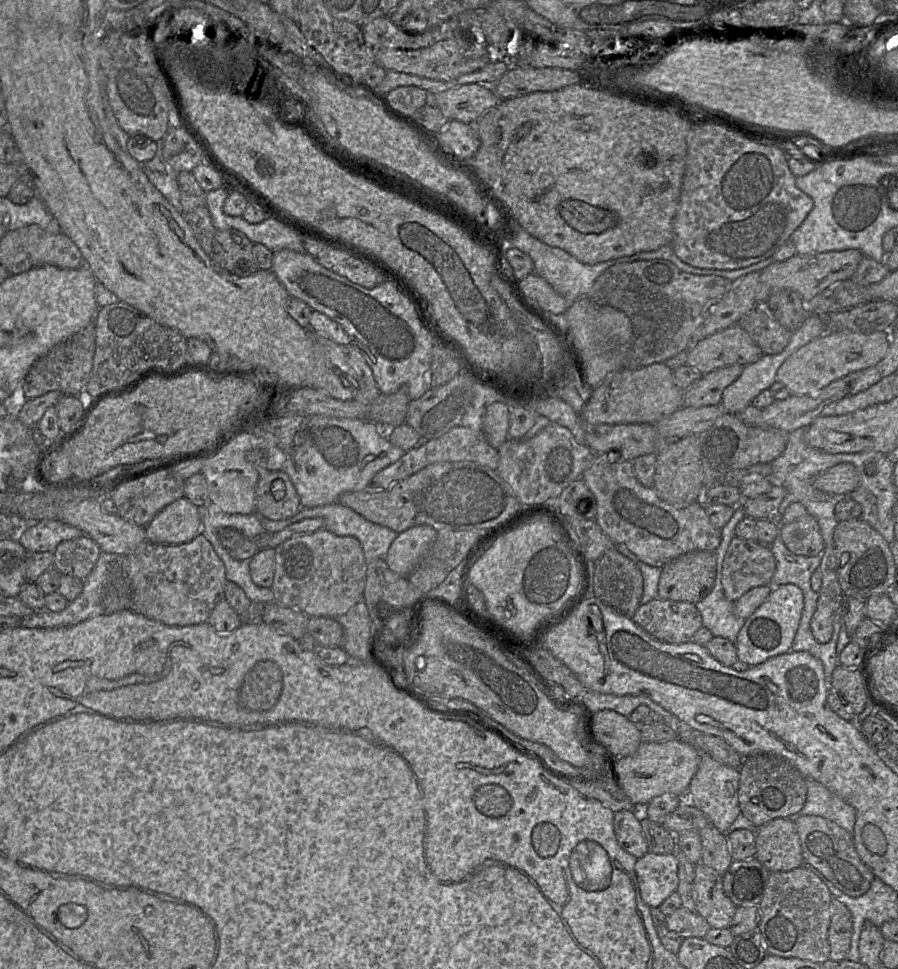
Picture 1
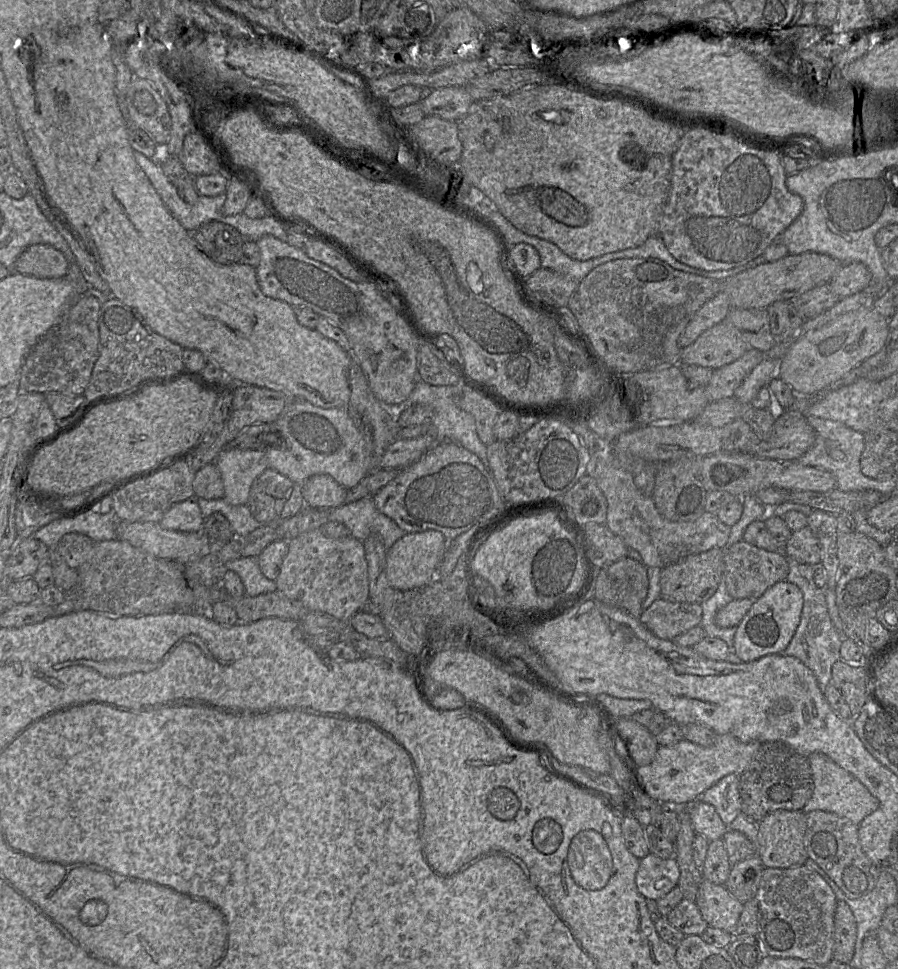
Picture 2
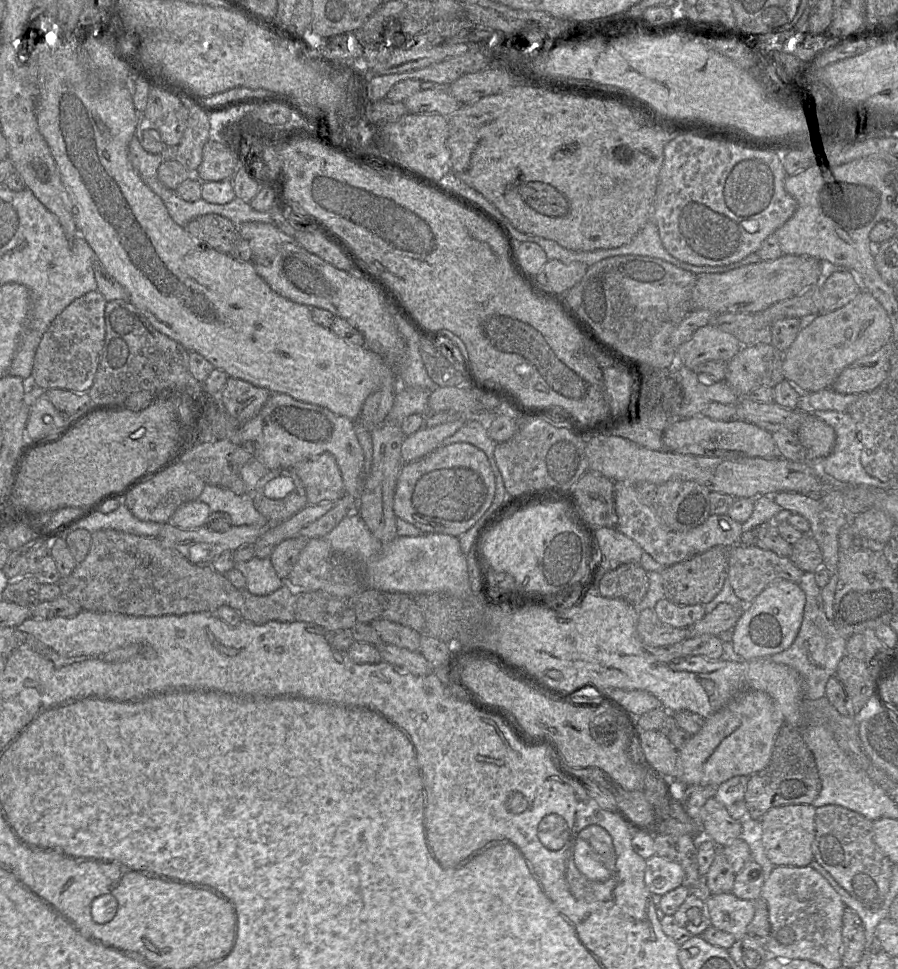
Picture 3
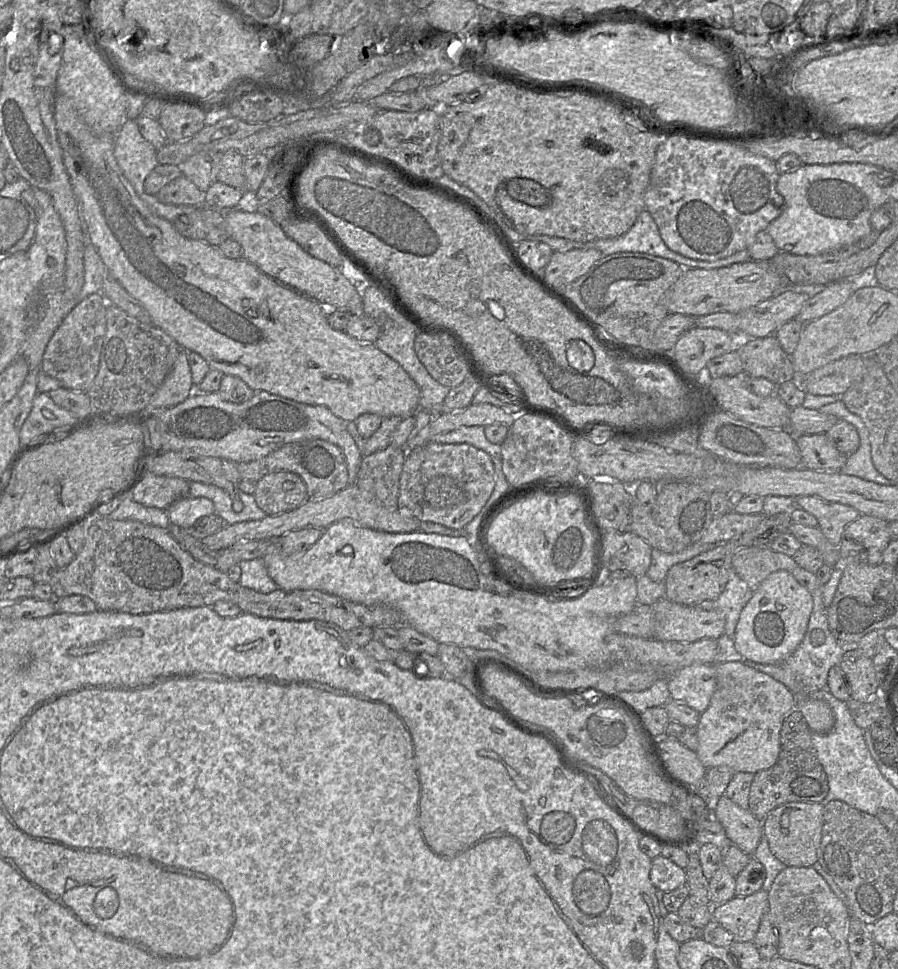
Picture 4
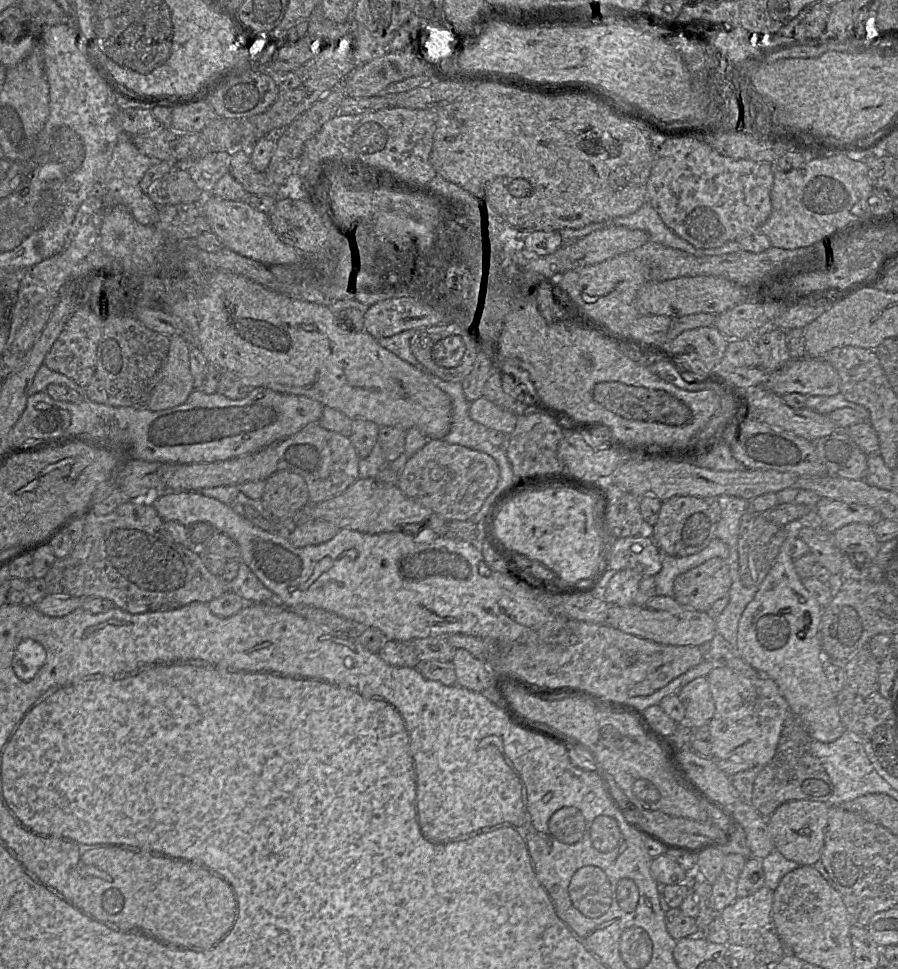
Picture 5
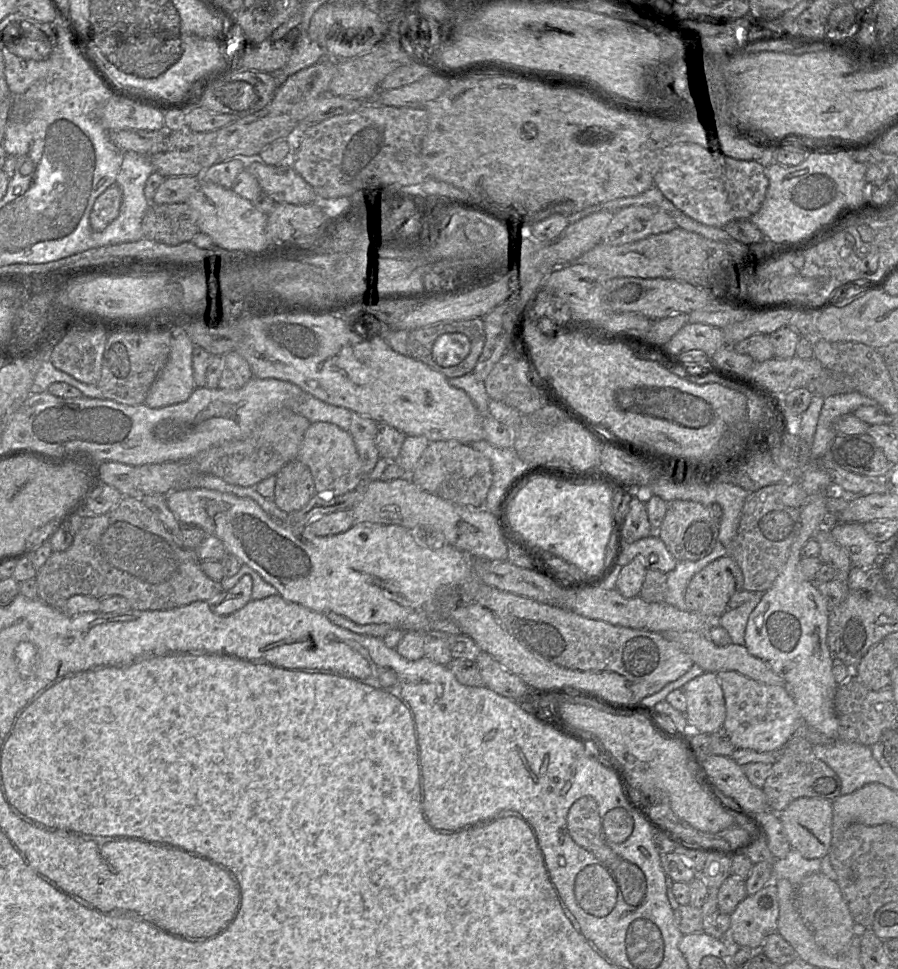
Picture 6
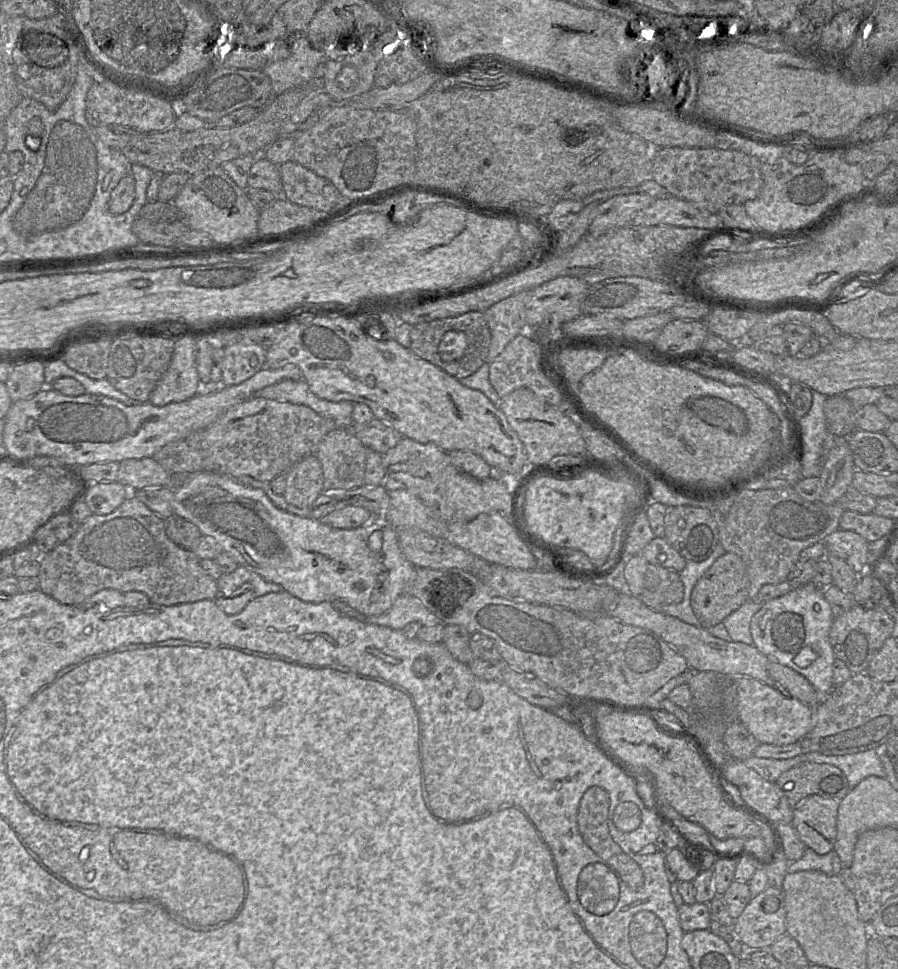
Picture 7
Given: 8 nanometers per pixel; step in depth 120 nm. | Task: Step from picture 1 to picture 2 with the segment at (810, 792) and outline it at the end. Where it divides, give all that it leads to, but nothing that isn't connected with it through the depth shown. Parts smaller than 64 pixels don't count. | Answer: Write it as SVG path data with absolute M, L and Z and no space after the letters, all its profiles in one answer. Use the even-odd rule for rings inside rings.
M813 752L808 755L808 758L814 789L811 798L802 809L805 814L814 810L823 810L848 818L854 824L859 825L866 816L878 809L878 799L857 778L836 764L827 755L821 752Z

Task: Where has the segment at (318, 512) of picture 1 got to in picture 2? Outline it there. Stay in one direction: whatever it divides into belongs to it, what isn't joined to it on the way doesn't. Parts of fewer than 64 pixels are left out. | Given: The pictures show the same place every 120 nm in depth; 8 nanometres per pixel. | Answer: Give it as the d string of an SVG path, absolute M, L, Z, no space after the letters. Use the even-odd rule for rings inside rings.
M372 497L328 509L327 517L331 522L344 524L350 536L362 542L371 534L378 535L386 551L406 534L392 519L378 511Z

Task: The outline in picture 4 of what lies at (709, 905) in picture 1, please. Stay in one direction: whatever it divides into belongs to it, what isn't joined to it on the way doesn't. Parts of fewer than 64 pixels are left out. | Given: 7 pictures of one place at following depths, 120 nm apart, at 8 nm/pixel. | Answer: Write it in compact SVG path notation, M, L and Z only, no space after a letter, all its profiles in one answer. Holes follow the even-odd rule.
M768 891L746 896L734 896L712 907L712 918L731 933L735 942L753 941L762 917L768 913Z

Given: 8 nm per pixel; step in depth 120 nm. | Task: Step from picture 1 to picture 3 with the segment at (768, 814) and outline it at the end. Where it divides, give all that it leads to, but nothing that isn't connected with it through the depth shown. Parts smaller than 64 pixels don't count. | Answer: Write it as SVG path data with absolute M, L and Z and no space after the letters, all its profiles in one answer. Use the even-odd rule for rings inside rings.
M784 723L776 735L768 764L749 776L745 790L747 817L760 820L768 810L774 807L811 804L819 795L821 787L815 757L803 740L799 727Z

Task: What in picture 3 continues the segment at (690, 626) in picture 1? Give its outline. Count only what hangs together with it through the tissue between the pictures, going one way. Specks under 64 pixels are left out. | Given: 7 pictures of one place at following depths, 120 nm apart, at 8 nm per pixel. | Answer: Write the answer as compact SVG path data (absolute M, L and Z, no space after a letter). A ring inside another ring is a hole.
M666 598L660 599L653 610L661 622L675 628L687 628L706 614L702 604L679 605Z

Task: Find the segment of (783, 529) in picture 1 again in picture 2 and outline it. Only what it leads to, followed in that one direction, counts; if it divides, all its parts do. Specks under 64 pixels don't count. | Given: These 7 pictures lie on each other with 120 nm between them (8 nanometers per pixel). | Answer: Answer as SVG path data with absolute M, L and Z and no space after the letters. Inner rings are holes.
M809 526L793 531L782 552L804 564L819 565L822 561L820 541Z

